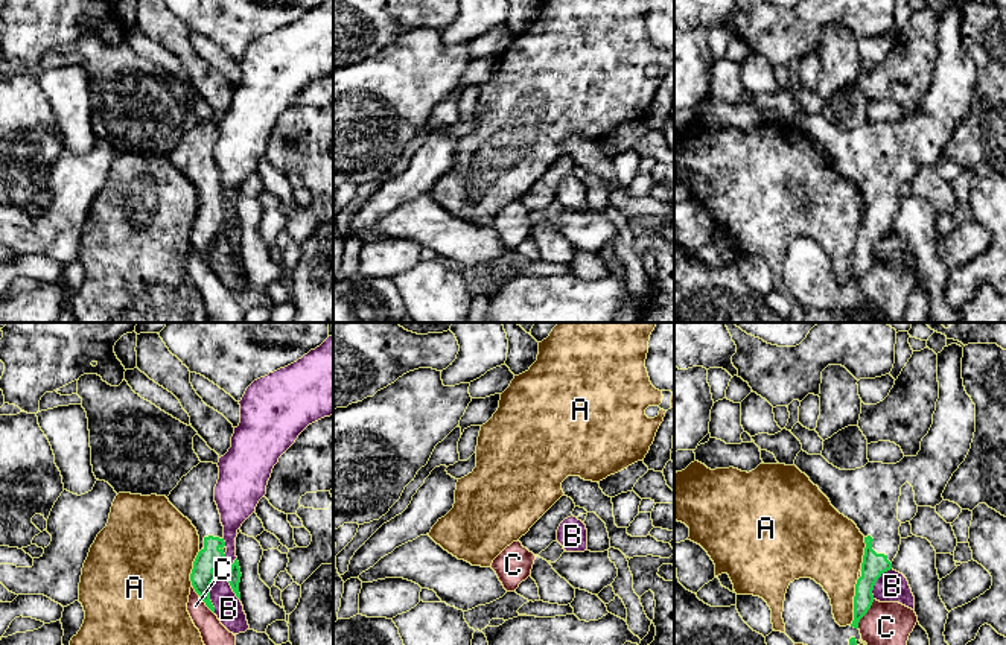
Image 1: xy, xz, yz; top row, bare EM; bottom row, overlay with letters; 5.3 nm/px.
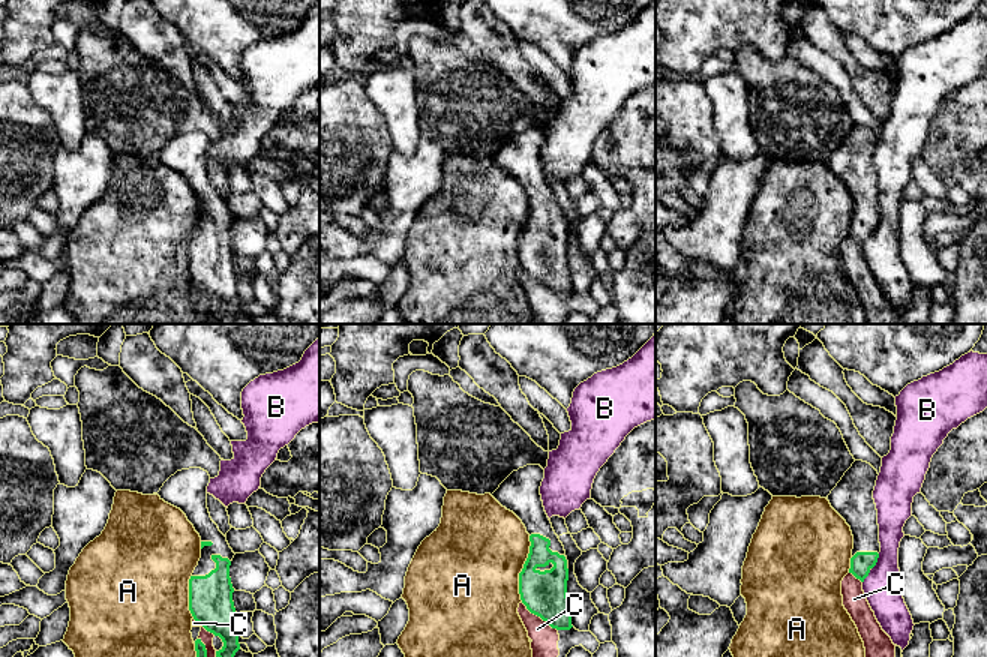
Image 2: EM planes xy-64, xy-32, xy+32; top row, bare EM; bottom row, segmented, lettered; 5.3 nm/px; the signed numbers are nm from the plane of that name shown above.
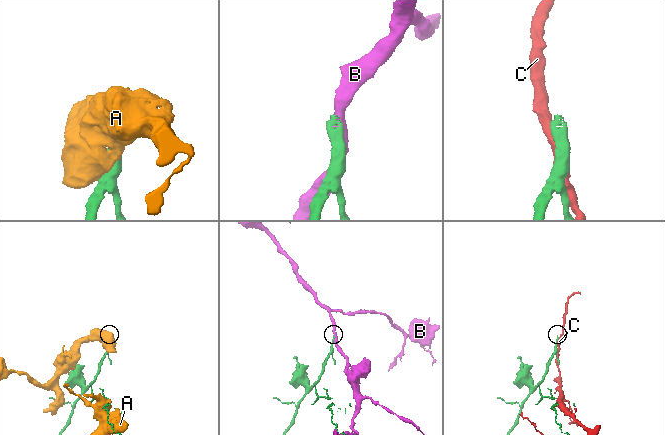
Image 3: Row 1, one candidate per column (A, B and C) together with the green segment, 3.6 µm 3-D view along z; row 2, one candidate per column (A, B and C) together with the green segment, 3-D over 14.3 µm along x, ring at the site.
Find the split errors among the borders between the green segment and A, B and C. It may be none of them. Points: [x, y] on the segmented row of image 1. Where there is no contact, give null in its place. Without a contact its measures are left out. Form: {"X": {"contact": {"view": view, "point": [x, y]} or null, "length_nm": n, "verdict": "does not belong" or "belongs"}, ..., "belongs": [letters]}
{"A": {"contact": {"view": "yz", "point": [854, 601]}, "length_nm": 260, "verdict": "does not belong"}, "B": {"contact": {"view": "xy", "point": [227, 578]}, "length_nm": 240, "verdict": "does not belong"}, "C": {"contact": {"view": "xy", "point": [201, 598]}, "length_nm": 200, "verdict": "does not belong"}, "belongs": []}

